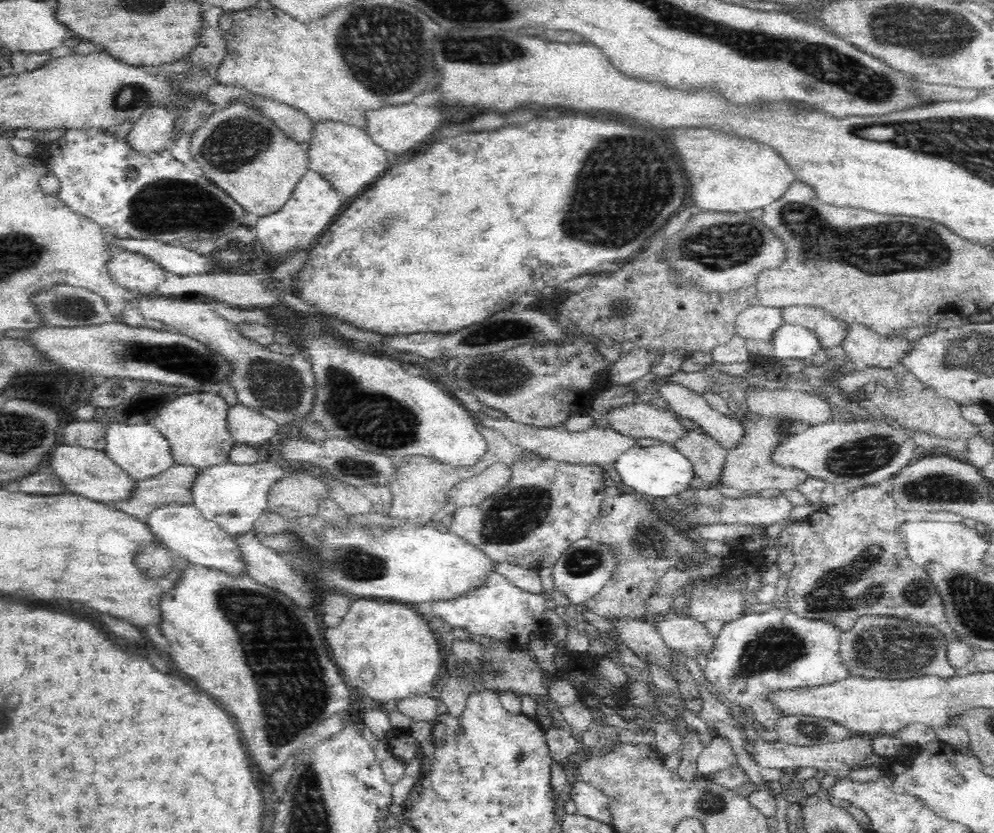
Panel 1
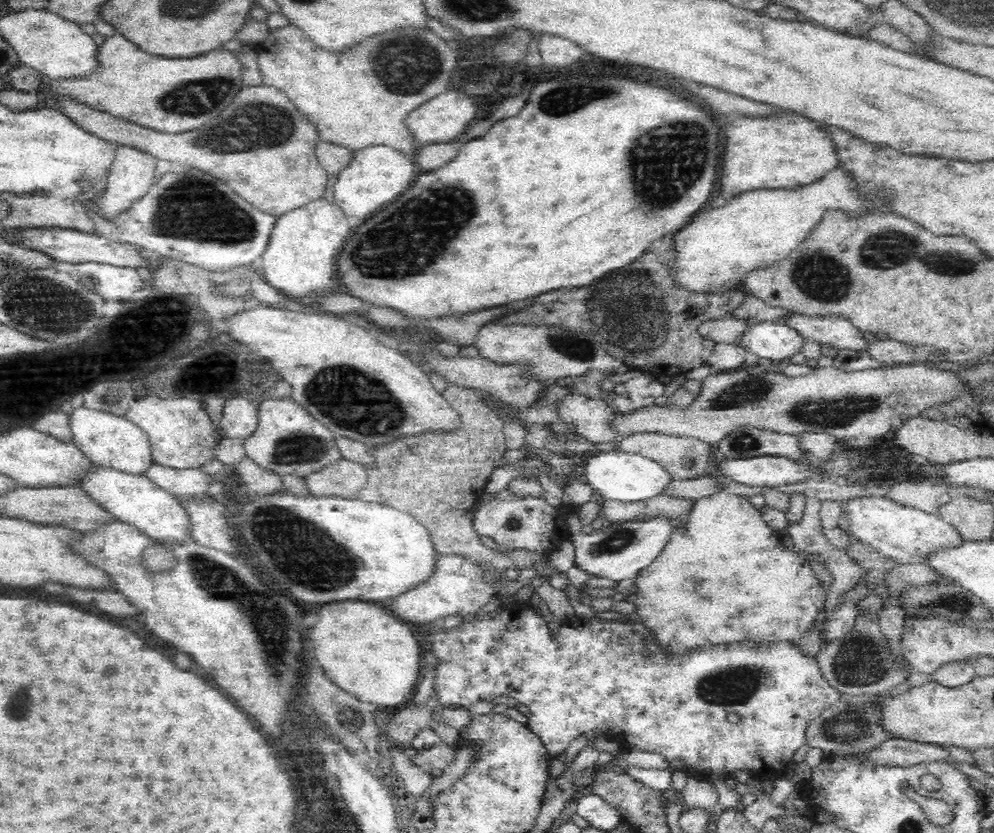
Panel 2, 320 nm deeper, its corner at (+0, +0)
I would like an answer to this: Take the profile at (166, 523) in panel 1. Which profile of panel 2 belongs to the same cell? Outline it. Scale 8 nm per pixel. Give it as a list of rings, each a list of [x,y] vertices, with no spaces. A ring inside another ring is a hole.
[[[98,465],[88,474],[88,478],[84,478],[83,486],[80,487],[98,499],[118,520],[135,526],[145,537],[158,543],[178,546],[195,541],[192,538],[192,519],[183,502],[146,475],[137,477]]]

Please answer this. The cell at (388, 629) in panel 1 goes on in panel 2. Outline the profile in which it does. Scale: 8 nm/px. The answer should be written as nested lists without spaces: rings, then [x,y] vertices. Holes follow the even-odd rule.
[[[334,602],[324,606],[320,614],[322,620],[310,630],[310,638],[318,664],[334,684],[338,684],[344,691],[350,690],[359,700],[380,704],[378,706],[400,705],[414,695],[420,682],[420,658],[423,658],[420,650],[424,649],[406,624],[400,624],[400,620],[396,620],[386,608],[370,606],[368,602]]]

